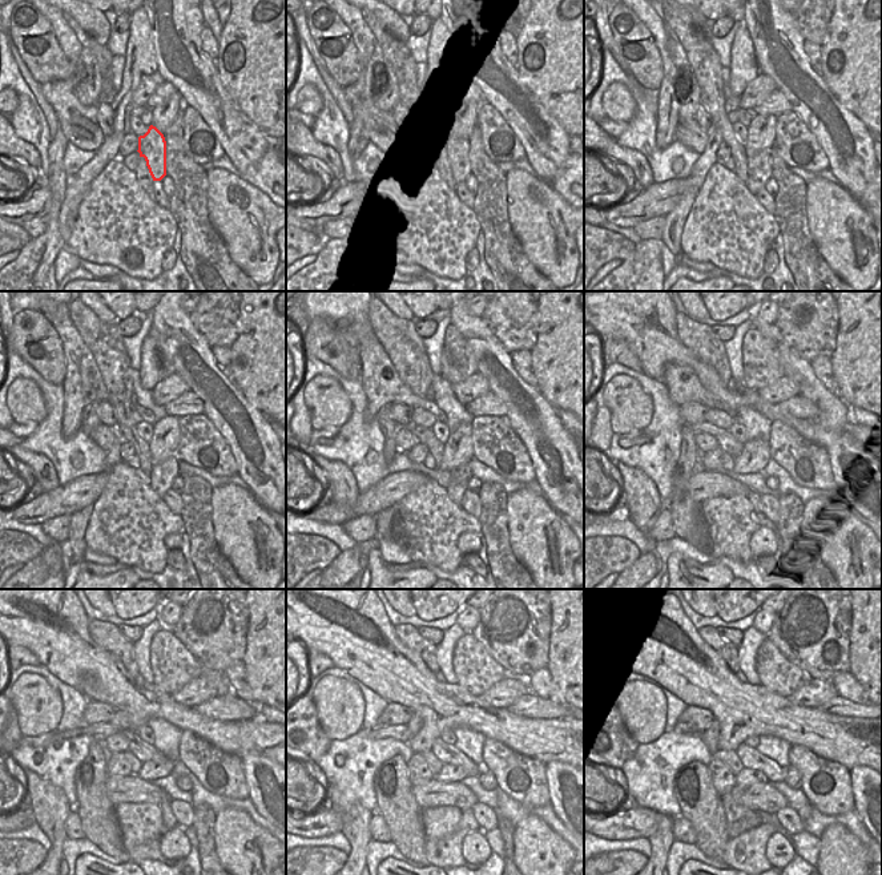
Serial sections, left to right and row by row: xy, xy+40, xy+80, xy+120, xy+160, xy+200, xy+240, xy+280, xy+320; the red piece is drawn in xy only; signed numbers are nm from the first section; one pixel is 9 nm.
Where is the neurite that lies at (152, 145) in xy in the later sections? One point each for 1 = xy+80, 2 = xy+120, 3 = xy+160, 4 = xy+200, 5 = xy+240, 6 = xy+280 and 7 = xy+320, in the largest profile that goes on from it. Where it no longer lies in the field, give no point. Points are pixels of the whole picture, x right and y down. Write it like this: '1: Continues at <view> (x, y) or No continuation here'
1: Continues at xy+80 (758, 165)
2: Continues at xy+120 (162, 474)
3: Continues at xy+160 (459, 478)
4: Continues at xy+200 (754, 498)
5: Continues at xy+240 (168, 818)
6: Continues at xy+280 (447, 851)
7: Continues at xy+320 (746, 853)

